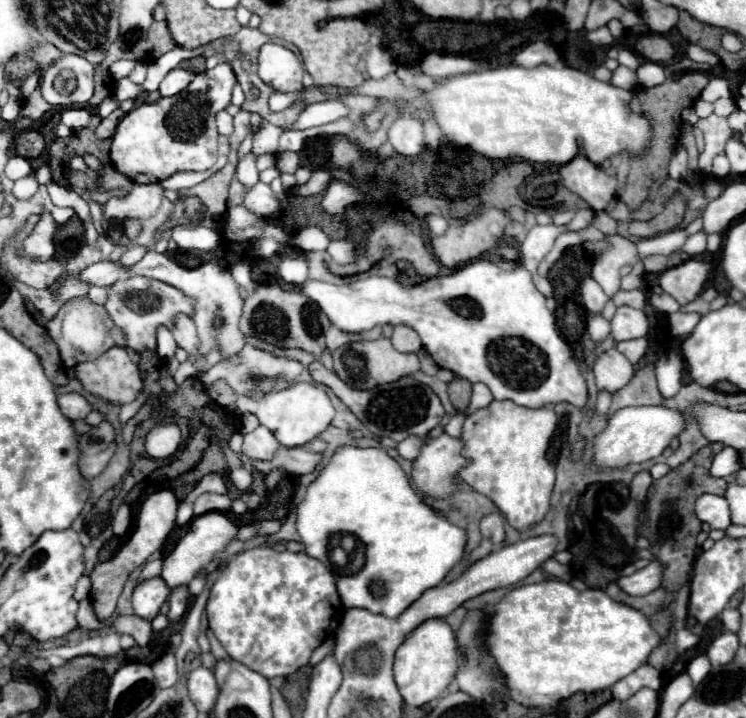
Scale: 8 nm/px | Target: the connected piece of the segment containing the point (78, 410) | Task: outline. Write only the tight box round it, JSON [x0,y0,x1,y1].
[57,392,91,420]

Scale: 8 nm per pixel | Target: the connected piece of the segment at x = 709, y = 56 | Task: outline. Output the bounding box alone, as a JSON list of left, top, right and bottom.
[687,44,719,66]

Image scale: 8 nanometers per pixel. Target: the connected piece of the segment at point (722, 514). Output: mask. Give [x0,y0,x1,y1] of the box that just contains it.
[695,494,729,526]

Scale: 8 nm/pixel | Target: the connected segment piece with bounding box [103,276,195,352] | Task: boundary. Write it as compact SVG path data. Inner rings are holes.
M133 276L127 280L119 280L109 288L107 300L103 304L107 308L107 314L111 316L111 320L121 328L127 346L141 352L145 348L155 348L157 346L157 326L171 326L171 320L177 314L193 314L193 306L195 302L187 296L183 296L177 288L159 282L159 280L151 280L145 276Z

